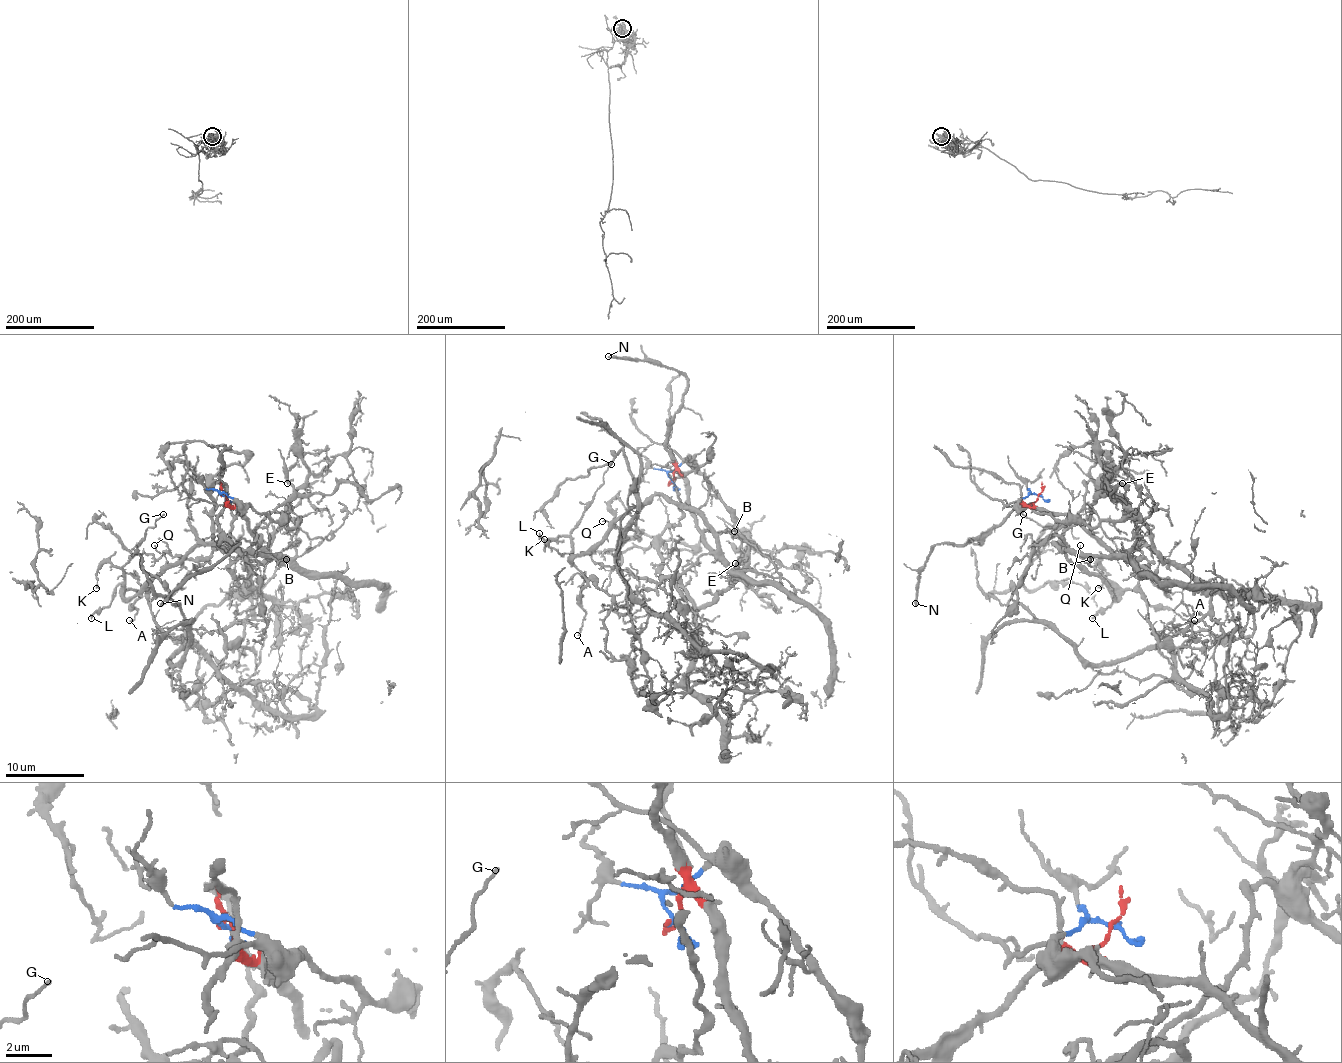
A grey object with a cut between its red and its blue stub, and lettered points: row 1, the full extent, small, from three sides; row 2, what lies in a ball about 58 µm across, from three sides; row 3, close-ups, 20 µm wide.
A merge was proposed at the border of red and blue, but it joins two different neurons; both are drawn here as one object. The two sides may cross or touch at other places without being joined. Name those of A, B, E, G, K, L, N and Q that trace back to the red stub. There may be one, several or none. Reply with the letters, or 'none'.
A, B, E, G, K, L, N, Q

